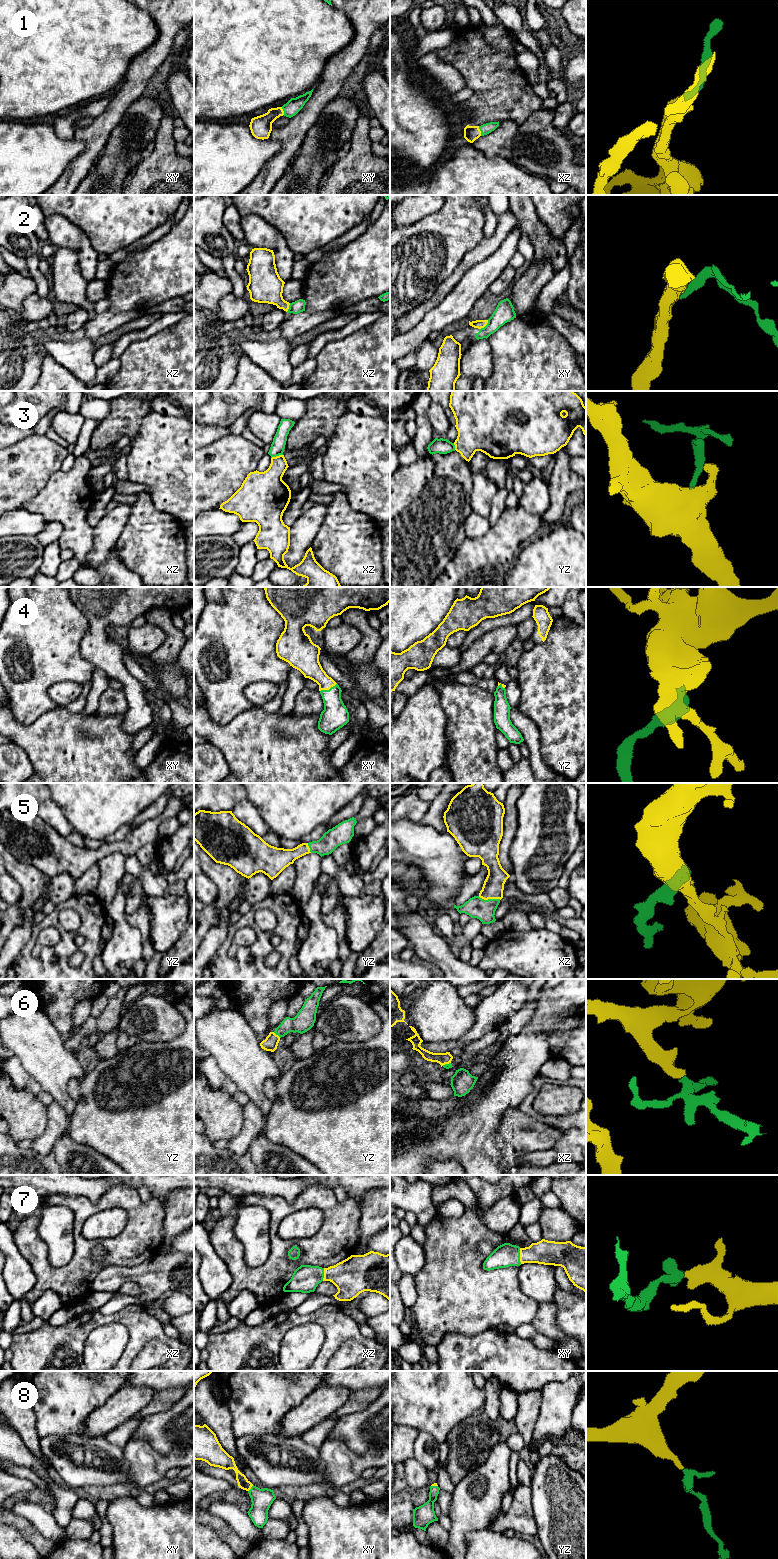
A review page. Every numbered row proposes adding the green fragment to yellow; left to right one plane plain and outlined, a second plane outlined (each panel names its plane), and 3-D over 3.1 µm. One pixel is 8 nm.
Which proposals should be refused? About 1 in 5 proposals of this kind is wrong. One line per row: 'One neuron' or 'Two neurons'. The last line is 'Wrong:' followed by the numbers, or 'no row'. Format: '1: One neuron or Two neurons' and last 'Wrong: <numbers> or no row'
1: One neuron
2: Two neurons
3: Two neurons
4: One neuron
5: One neuron
6: One neuron
7: One neuron
8: One neuron
Wrong: 2, 3

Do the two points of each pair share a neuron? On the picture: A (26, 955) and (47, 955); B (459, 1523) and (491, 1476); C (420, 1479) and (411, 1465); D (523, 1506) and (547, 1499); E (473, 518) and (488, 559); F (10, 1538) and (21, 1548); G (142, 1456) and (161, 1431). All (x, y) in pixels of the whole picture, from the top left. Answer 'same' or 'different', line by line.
A: same
B: same
C: same
D: different
E: different
F: same
G: different

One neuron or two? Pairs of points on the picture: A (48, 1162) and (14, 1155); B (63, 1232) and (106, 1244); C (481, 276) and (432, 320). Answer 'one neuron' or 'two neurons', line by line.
A: one neuron
B: two neurons
C: one neuron

